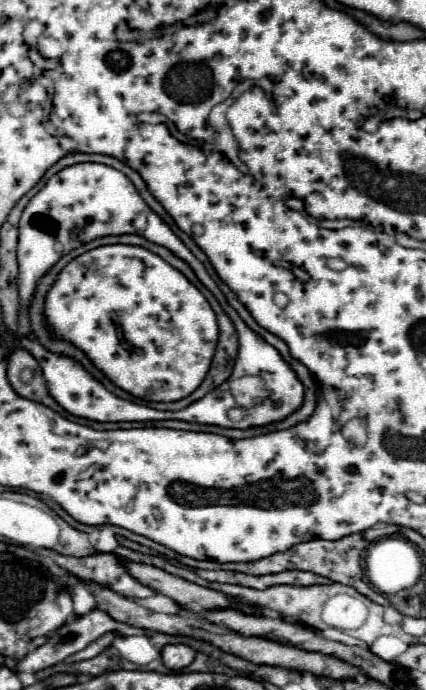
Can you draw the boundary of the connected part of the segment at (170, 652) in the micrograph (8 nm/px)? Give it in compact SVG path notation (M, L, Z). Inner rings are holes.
M167 645L161 651L163 663L171 671L181 671L195 659L195 651L189 645Z

